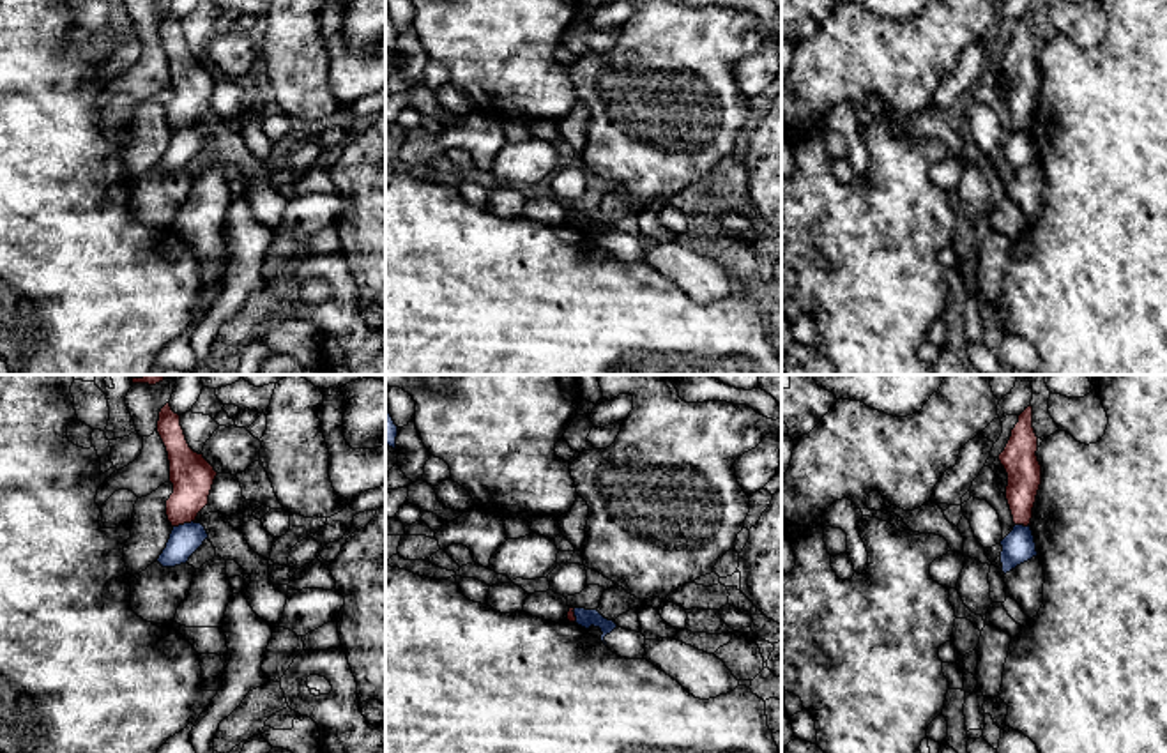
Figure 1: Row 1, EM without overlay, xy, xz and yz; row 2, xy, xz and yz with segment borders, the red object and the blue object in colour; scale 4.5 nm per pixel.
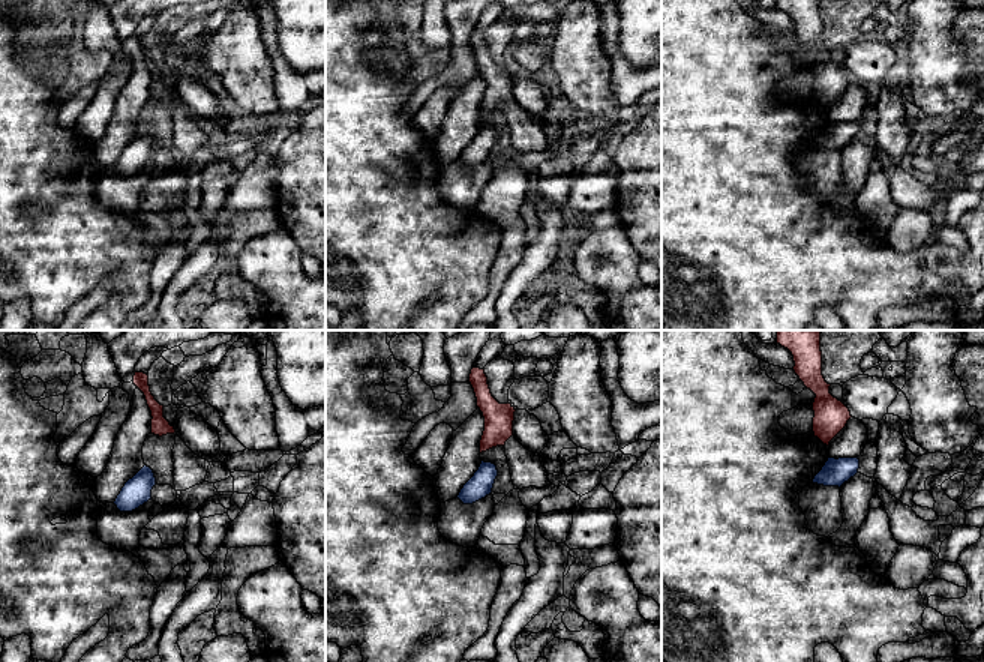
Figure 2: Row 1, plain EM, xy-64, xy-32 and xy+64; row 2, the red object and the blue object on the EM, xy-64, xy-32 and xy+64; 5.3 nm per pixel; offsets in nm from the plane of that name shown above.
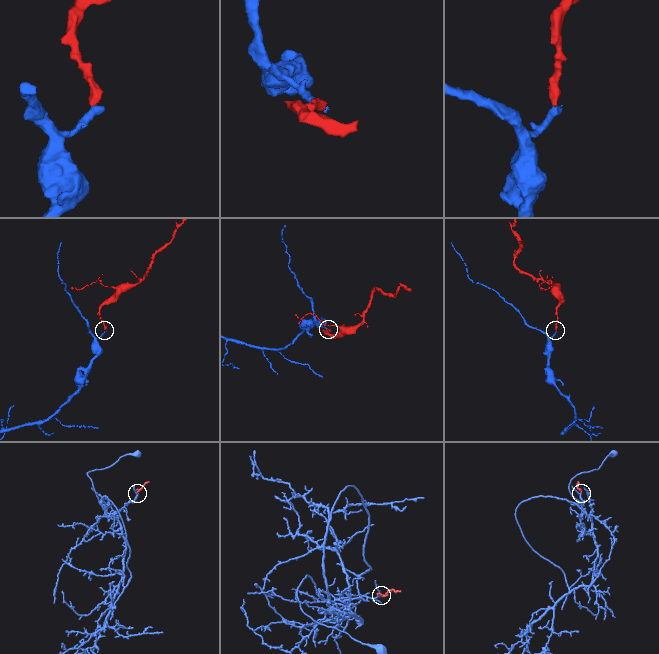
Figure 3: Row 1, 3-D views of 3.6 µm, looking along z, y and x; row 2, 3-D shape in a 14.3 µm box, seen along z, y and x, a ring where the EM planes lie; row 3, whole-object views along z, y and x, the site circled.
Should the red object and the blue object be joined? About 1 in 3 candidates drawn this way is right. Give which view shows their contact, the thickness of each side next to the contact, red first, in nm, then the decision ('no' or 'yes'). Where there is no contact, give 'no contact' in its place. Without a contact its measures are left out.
xy | 190/140 nm | no

